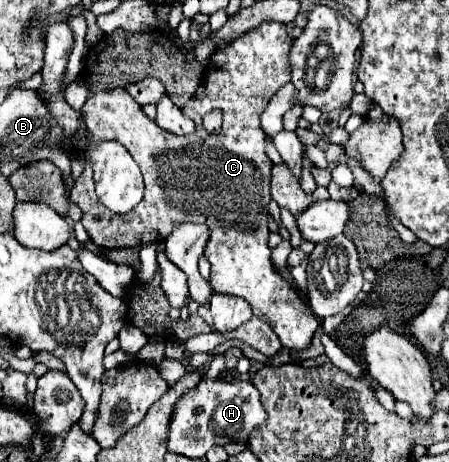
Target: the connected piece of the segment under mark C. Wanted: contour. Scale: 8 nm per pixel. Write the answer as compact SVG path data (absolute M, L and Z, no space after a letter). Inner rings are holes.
M265 21L257 29L251 29L251 33L245 33L243 37L237 37L225 47L217 49L209 59L209 61L217 61L217 69L213 69L213 73L207 71L205 77L201 79L201 83L207 83L207 91L201 85L199 89L203 89L203 95L195 93L193 97L189 97L185 105L187 117L195 121L195 133L191 135L173 135L173 133L159 129L159 125L143 113L141 105L121 87L97 91L95 95L87 97L83 105L83 115L87 119L87 129L91 137L99 141L115 139L133 155L145 179L145 195L141 203L135 205L129 213L125 215L111 213L107 207L101 207L95 195L95 187L93 187L93 173L91 173L91 167L87 165L87 169L75 181L75 187L71 189L69 197L81 207L83 211L81 223L87 229L91 241L103 249L157 243L157 241L167 239L173 227L179 223L205 223L211 231L211 239L205 247L205 257L211 263L209 285L213 293L243 297L253 307L253 315L261 317L263 321L271 325L271 329L279 335L283 347L291 351L301 351L301 349L307 349L307 345L311 343L311 337L319 327L319 321L311 313L311 307L307 305L303 295L291 287L291 283L275 269L271 261L273 249L267 243L267 237L269 237L267 205L271 201L269 181L271 181L273 163L265 155L265 133L259 123L259 115L267 107L269 99L275 95L279 87L283 87L291 79L291 69L287 63L289 49L291 49L291 39L287 35L287 25L277 23L277 21ZM211 109L223 109L225 113L223 131L219 135L209 135L201 125L203 115Z

